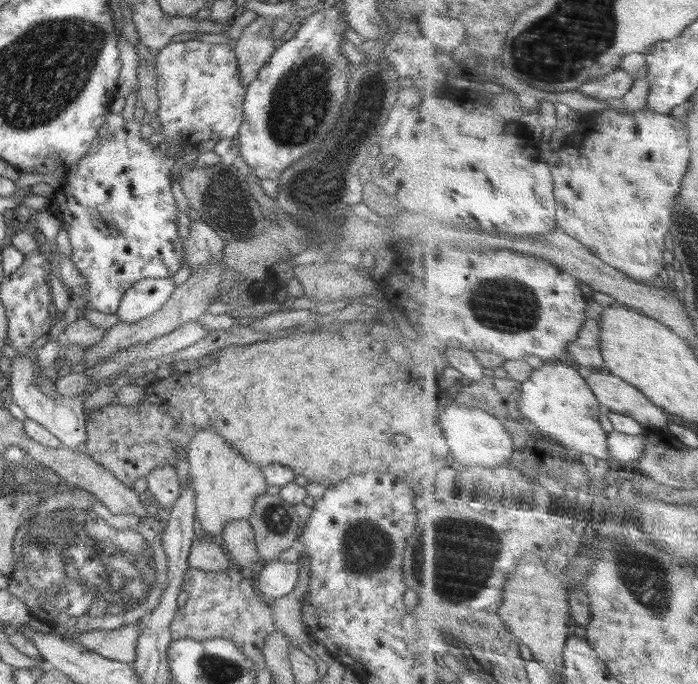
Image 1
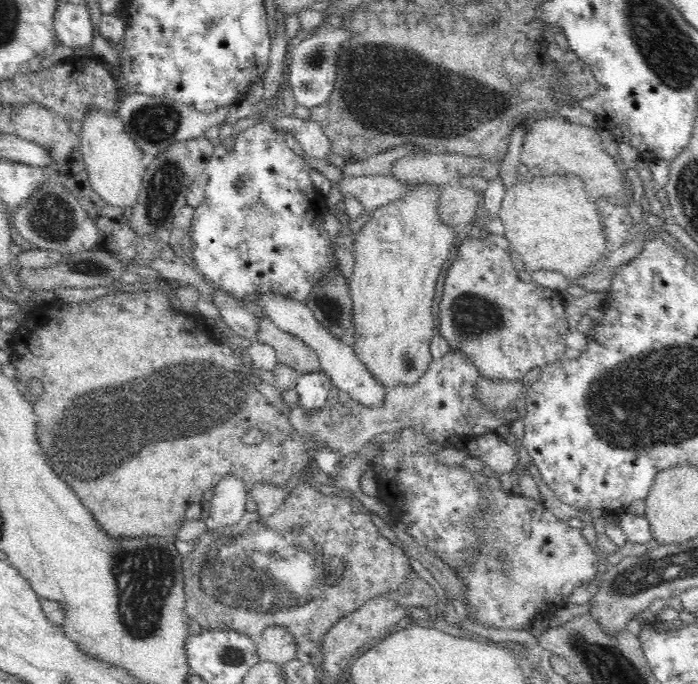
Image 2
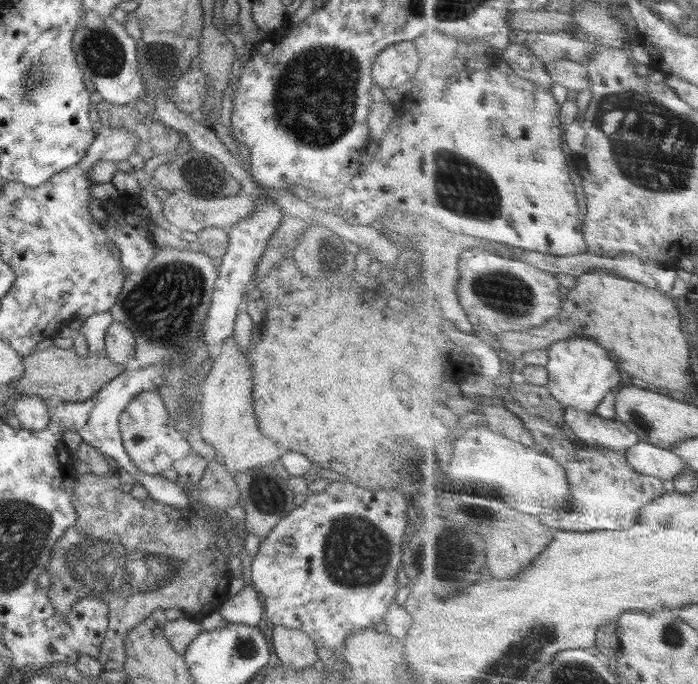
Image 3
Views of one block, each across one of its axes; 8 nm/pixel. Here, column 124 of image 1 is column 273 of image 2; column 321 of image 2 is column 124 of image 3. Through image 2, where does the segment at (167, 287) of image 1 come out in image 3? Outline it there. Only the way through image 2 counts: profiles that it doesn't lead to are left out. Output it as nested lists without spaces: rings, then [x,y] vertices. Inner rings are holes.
[[[112,321],[105,335],[105,352],[108,360],[124,368],[132,367],[135,358],[136,339],[129,328],[118,321]]]

